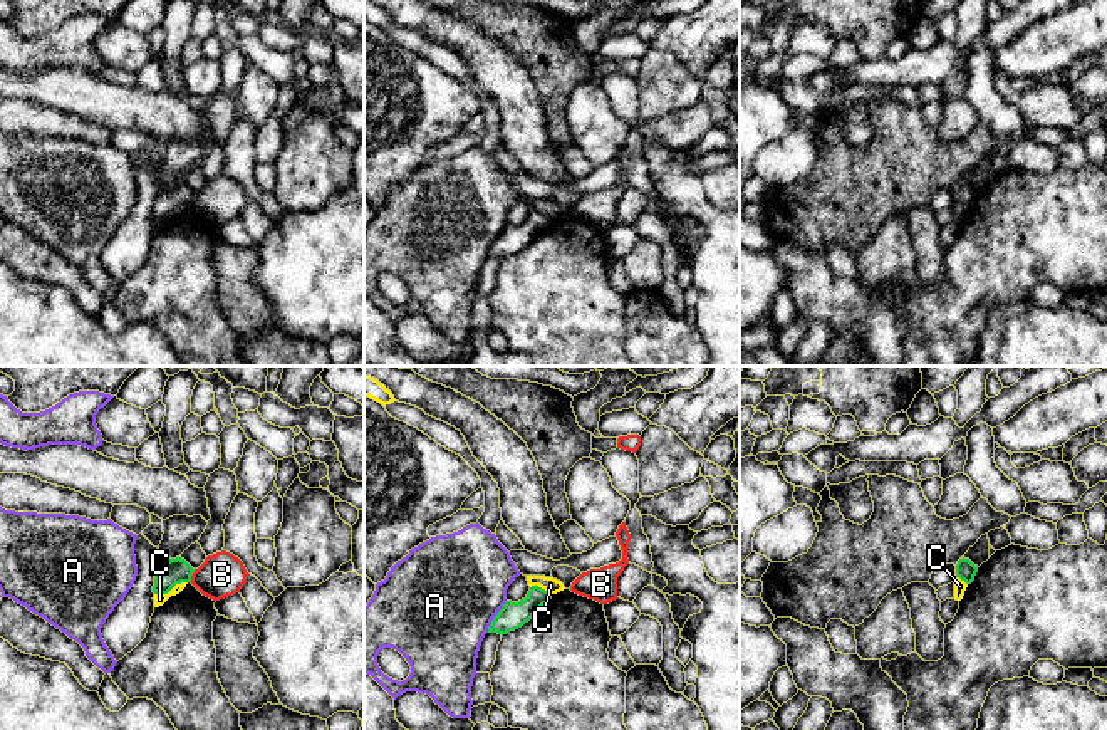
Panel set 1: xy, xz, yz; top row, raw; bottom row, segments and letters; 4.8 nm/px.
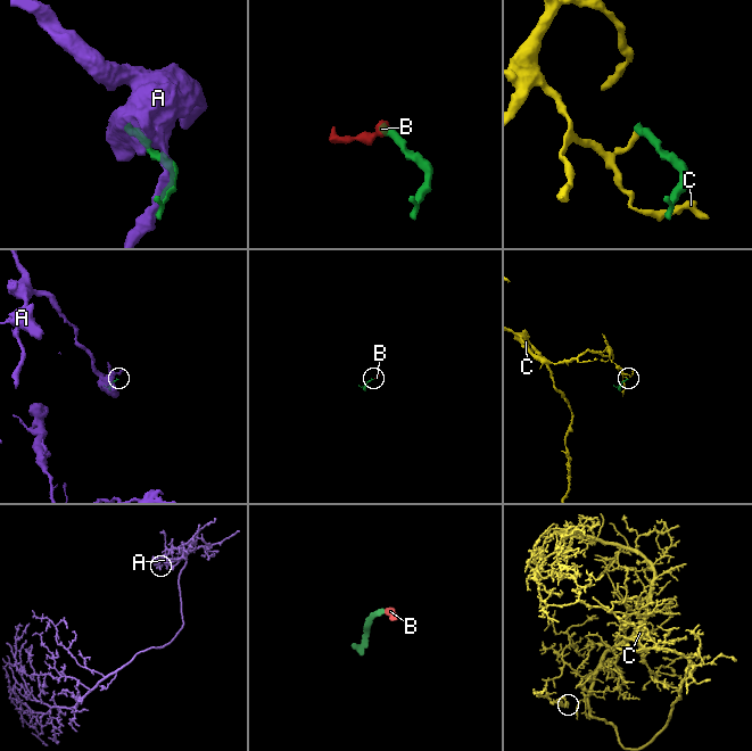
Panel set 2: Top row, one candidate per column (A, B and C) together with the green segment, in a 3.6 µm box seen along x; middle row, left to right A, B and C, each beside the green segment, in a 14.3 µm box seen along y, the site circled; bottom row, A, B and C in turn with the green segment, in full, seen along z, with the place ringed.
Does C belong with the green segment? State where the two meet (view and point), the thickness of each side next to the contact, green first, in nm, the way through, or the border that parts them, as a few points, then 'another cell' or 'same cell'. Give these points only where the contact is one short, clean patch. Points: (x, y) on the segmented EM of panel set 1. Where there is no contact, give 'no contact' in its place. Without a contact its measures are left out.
meets green in xy at (170, 589); 120 nm thick on the green side, 60 nm on the other; border along xy (187, 581), (176, 583), (166, 593), (155, 594); another cell

